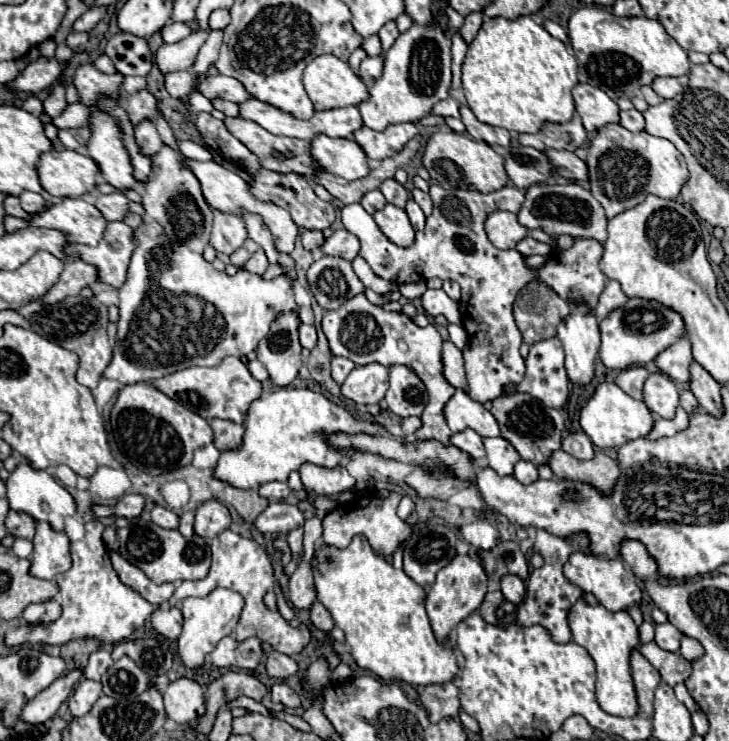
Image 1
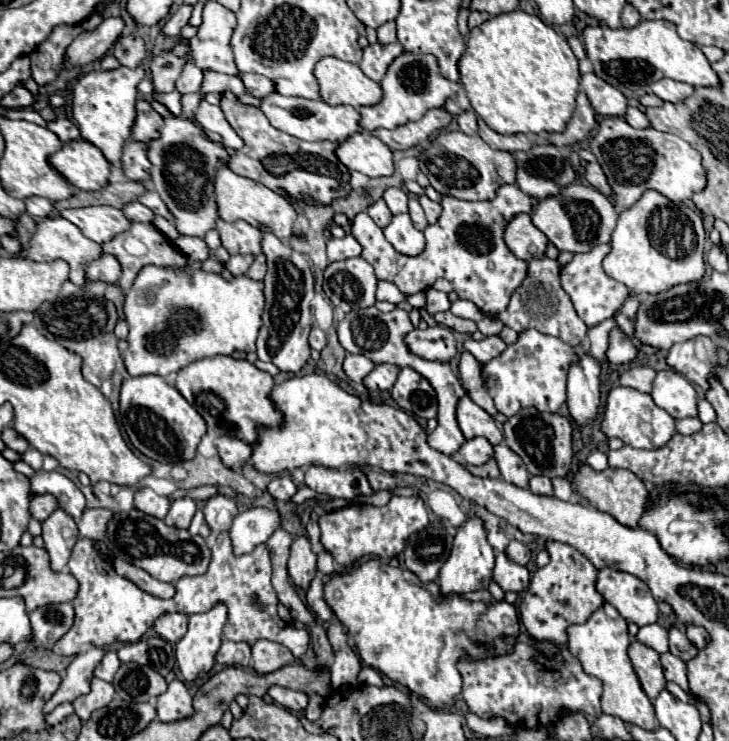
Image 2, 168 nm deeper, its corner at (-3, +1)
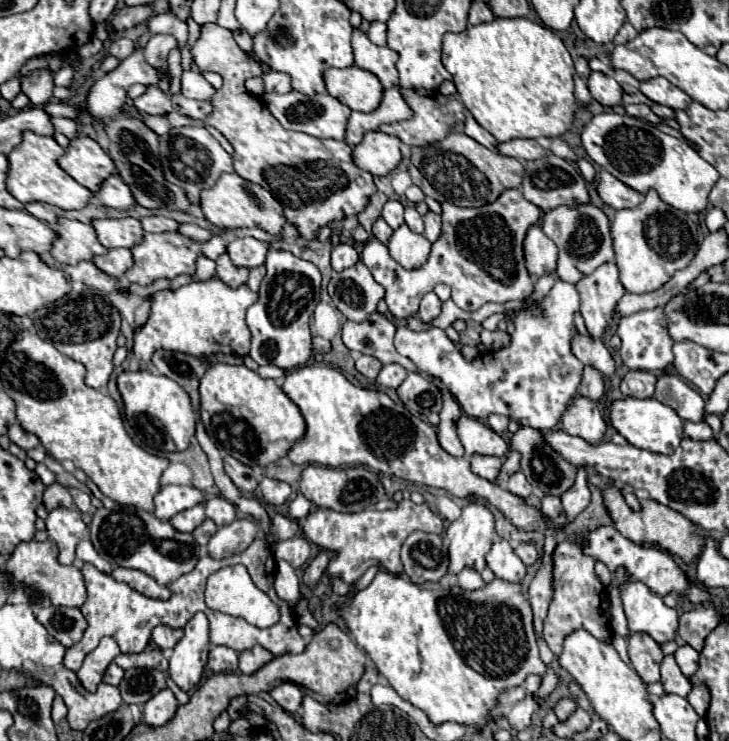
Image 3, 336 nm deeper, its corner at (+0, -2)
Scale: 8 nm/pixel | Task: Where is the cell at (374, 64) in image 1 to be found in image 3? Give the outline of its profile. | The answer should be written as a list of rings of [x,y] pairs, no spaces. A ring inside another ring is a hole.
[[[359,27],[353,29],[351,45],[353,45],[353,55],[355,55],[357,67],[375,73],[385,89],[391,89],[399,83],[399,73],[395,69],[399,55],[395,55],[395,51],[391,51],[389,47],[379,47],[379,45],[371,43]]]

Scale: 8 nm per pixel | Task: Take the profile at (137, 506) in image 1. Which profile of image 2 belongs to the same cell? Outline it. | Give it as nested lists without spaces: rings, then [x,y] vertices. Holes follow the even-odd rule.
[[[150,488],[134,490],[134,508],[144,512],[144,514],[150,514],[150,516],[156,516],[156,518],[164,518],[166,512],[168,512],[168,506],[170,506],[168,498],[166,496],[158,496]]]

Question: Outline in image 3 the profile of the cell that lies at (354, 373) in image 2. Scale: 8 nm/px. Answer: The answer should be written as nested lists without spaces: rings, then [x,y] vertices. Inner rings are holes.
[[[361,355],[357,361],[355,361],[355,367],[361,375],[365,375],[367,379],[375,379],[383,367],[383,363],[375,357],[369,357],[369,355]]]

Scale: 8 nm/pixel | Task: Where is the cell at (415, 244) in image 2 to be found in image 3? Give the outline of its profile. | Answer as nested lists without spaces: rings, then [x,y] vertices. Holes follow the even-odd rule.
[[[403,225],[399,227],[399,231],[393,231],[389,241],[389,253],[401,267],[419,269],[427,263],[431,243],[423,235],[417,235],[407,225]]]

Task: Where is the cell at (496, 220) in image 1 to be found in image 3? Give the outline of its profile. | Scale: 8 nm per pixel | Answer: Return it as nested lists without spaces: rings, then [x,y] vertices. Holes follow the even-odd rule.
[[[533,225],[531,231],[527,231],[525,263],[531,271],[531,277],[535,279],[551,275],[557,269],[557,245],[537,225]]]

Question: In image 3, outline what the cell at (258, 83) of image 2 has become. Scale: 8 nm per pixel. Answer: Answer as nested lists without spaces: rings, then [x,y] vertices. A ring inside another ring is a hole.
[[[271,71],[263,75],[265,81],[265,91],[267,93],[289,93],[291,87],[291,77],[287,73],[279,73],[279,71]]]

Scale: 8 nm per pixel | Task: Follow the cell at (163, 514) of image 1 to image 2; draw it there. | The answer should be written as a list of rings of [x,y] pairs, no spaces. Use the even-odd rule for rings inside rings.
[[[180,498],[180,500],[172,502],[164,522],[174,528],[188,528],[194,512],[196,512],[196,502],[192,498]]]

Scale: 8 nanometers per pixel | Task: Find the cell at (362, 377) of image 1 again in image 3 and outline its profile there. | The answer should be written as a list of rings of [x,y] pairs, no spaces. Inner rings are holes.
[[[389,363],[389,365],[385,365],[385,367],[381,369],[381,373],[377,375],[375,383],[377,383],[379,387],[397,389],[397,387],[403,383],[405,377],[407,377],[407,371],[405,371],[399,363]]]

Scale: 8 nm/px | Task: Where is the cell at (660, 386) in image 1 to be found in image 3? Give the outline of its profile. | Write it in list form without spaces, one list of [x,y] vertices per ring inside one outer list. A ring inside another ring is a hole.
[[[661,375],[657,379],[655,399],[673,407],[685,421],[703,421],[703,397],[677,375]]]

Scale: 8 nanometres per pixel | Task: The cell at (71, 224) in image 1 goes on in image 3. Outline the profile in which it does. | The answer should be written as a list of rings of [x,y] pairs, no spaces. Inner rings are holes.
[[[125,217],[125,219],[99,219],[93,221],[99,241],[105,247],[135,247],[143,241],[143,227],[139,219]]]

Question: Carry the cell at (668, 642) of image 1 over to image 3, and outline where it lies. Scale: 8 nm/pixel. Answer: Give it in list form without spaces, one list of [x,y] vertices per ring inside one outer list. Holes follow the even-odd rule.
[[[681,645],[675,651],[675,659],[677,659],[677,663],[681,667],[681,673],[685,677],[691,677],[699,669],[699,653],[689,645]]]

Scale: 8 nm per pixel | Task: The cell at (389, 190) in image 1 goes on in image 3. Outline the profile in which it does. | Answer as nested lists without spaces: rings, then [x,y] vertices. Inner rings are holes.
[[[387,201],[383,207],[383,219],[391,229],[403,225],[403,205],[399,201]]]

